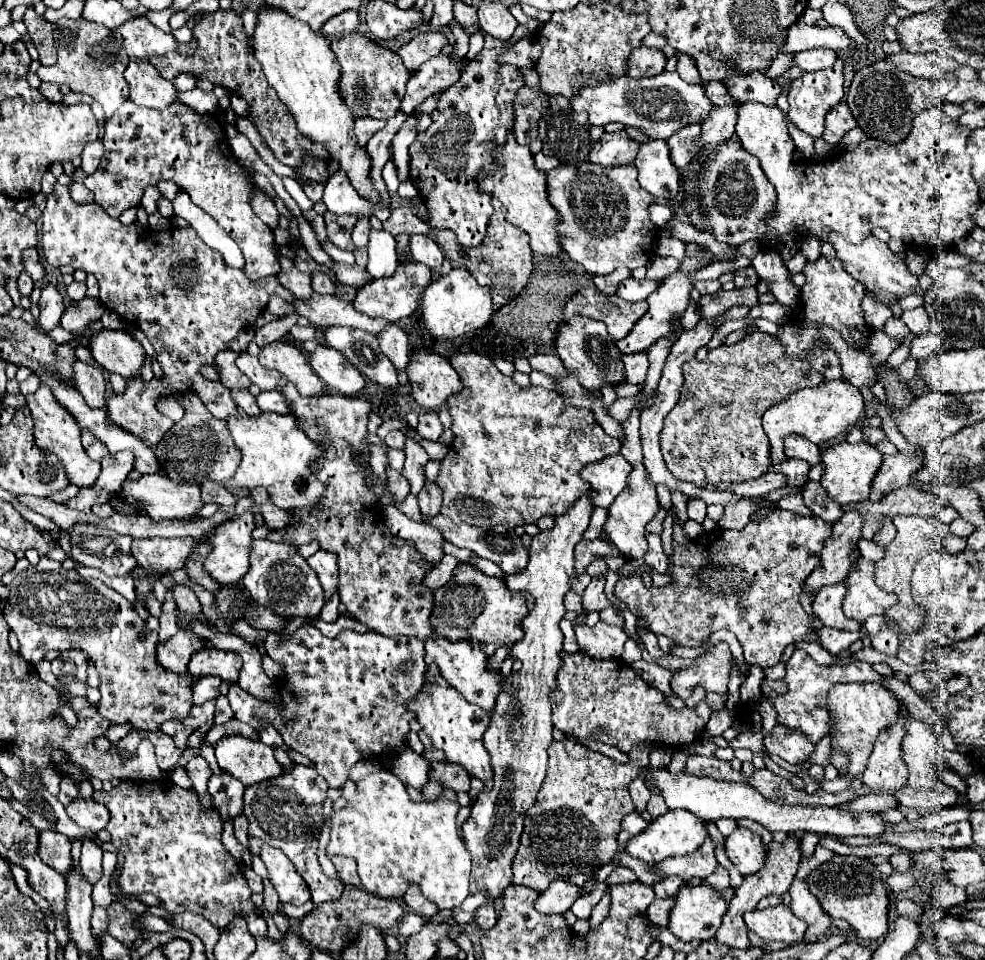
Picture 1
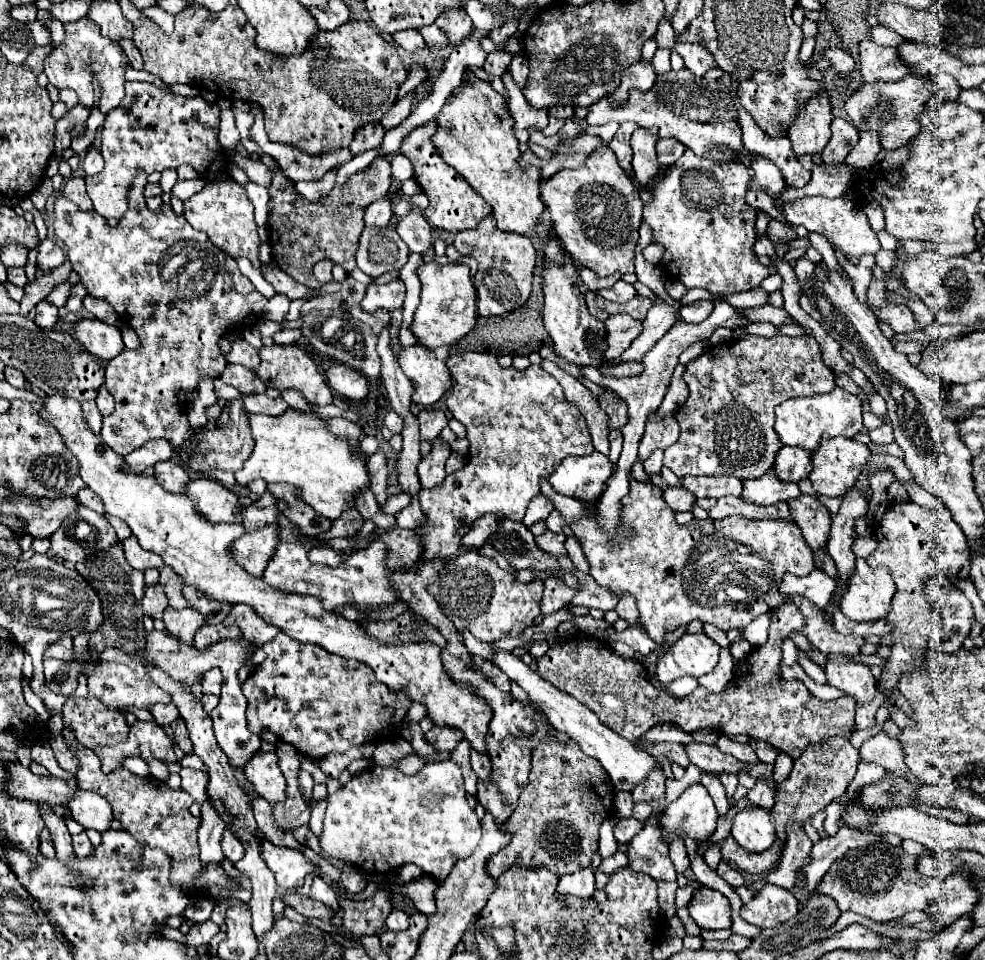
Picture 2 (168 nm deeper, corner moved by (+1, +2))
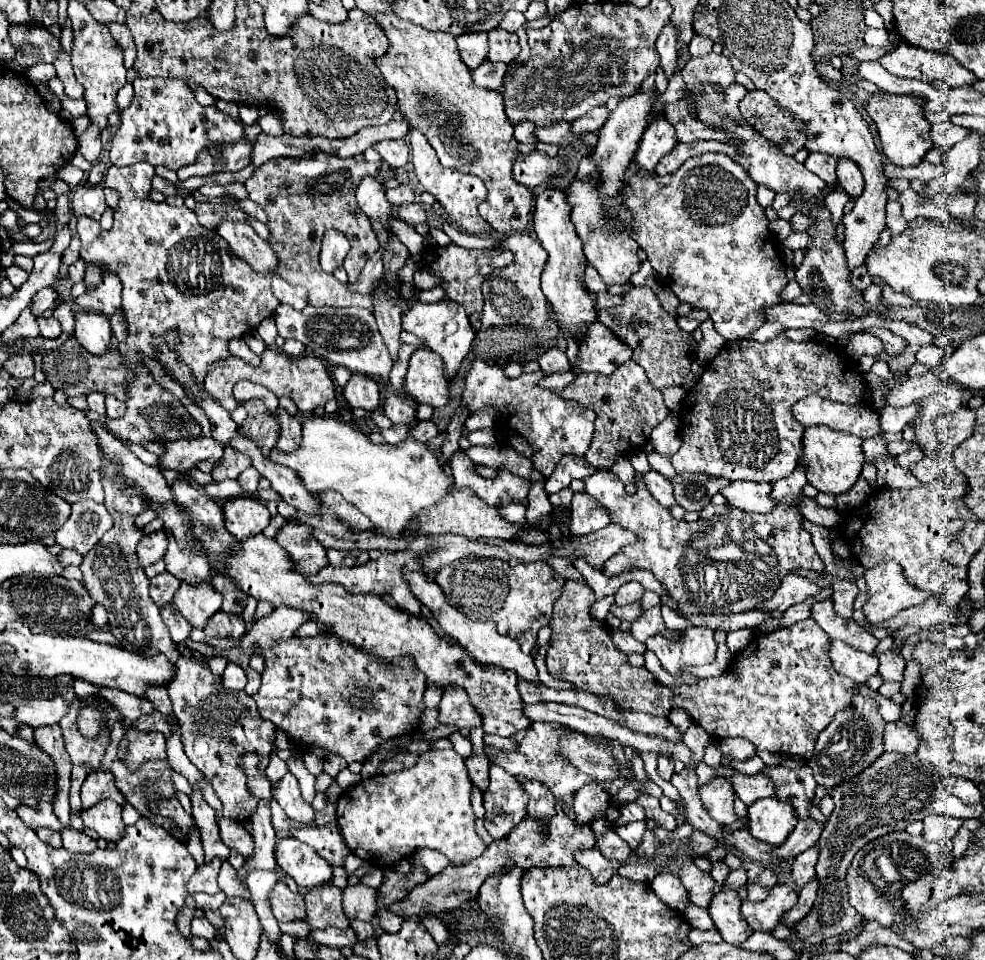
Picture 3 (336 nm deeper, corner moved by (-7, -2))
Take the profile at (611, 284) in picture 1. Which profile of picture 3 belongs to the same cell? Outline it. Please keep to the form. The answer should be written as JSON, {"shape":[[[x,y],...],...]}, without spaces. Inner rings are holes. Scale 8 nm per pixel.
{"shape":[[[592,265],[586,267],[586,273],[584,273],[584,285],[586,285],[586,289],[588,289],[590,293],[606,291],[606,285],[604,285],[602,277],[598,275],[598,271],[596,271]]]}

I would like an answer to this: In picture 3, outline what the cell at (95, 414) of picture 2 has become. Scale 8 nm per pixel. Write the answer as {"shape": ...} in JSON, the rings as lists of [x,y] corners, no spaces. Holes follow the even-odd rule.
{"shape":[[[90,393],[90,395],[88,395],[88,407],[90,407],[92,411],[96,411],[98,415],[106,415],[104,395],[102,395],[102,393]]]}

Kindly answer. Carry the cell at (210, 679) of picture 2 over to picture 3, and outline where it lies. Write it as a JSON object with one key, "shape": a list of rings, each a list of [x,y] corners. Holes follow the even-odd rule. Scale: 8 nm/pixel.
{"shape":[[[228,663],[224,675],[222,675],[222,687],[226,689],[244,689],[246,685],[246,675],[242,671],[240,665],[236,663]]]}

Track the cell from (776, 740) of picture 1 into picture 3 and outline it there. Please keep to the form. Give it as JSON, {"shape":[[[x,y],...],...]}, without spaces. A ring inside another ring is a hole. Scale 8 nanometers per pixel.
{"shape":[[[568,581],[564,585],[564,591],[554,605],[554,615],[550,621],[552,637],[550,637],[550,649],[546,653],[546,665],[548,665],[548,673],[554,679],[572,683],[576,691],[594,693],[596,697],[612,697],[618,711],[642,711],[654,717],[668,717],[668,713],[678,707],[678,709],[684,709],[712,739],[742,737],[754,743],[754,747],[760,751],[766,749],[770,753],[782,753],[782,755],[786,753],[786,755],[798,755],[802,759],[808,759],[812,755],[816,737],[828,727],[836,711],[846,709],[850,705],[850,699],[854,695],[852,687],[856,683],[848,681],[846,677],[840,677],[832,669],[830,637],[818,627],[814,619],[798,621],[788,629],[778,629],[764,637],[760,635],[752,637],[748,647],[734,657],[738,661],[734,661],[718,677],[710,677],[690,687],[688,685],[666,687],[666,685],[660,685],[646,667],[632,667],[628,663],[628,657],[614,647],[614,643],[608,637],[606,625],[600,621],[594,621],[588,615],[590,605],[594,601],[596,601],[594,593],[590,591],[586,583]]]}

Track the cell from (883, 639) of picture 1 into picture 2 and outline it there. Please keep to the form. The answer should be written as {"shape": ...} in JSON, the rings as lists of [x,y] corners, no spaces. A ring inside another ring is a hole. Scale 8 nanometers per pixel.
{"shape":[[[914,501],[890,503],[886,513],[882,515],[880,525],[876,527],[874,539],[878,545],[876,545],[876,551],[866,559],[866,563],[870,567],[888,567],[898,587],[892,599],[892,609],[886,617],[894,625],[892,653],[880,677],[880,683],[884,683],[886,699],[894,699],[890,689],[898,685],[900,675],[904,671],[918,669],[914,663],[914,655],[916,653],[920,655],[922,649],[926,649],[930,619],[932,619],[932,613],[936,613],[932,605],[928,603],[928,595],[924,593],[926,581],[938,575],[944,575],[948,579],[954,577],[968,561],[968,541],[964,537],[964,531],[954,523],[946,507],[924,509],[916,505]]]}

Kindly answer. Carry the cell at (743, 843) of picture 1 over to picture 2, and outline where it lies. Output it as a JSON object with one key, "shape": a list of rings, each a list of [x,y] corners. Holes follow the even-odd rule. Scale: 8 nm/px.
{"shape":[[[752,805],[750,809],[736,813],[732,837],[750,853],[762,853],[764,849],[770,849],[770,845],[776,841],[776,833],[772,833],[770,809]]]}

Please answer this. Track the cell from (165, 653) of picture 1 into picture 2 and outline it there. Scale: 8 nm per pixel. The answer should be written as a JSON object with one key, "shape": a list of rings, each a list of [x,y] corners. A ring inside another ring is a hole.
{"shape":[[[166,607],[164,609],[164,623],[166,623],[172,637],[190,645],[196,631],[204,625],[204,617],[200,617],[200,613],[196,613],[196,609],[192,609],[192,607],[186,607],[186,609]]]}

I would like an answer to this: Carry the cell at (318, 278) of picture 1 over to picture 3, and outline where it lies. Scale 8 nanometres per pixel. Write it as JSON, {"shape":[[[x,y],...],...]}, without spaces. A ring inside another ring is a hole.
{"shape":[[[330,229],[328,233],[324,233],[322,251],[320,251],[320,267],[322,267],[322,271],[332,275],[338,267],[342,267],[342,261],[346,257],[348,249],[350,249],[348,239],[340,231]]]}

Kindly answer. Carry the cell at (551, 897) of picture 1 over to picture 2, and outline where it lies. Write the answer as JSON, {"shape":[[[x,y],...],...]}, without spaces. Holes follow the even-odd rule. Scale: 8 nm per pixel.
{"shape":[[[586,867],[576,873],[570,873],[566,877],[560,877],[558,883],[558,893],[560,895],[574,895],[574,897],[592,897],[596,891],[596,879],[594,879],[594,869]]]}

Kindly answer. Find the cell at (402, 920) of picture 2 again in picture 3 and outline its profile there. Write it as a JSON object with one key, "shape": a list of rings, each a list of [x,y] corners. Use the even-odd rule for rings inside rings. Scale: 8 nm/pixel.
{"shape":[[[384,909],[378,913],[378,919],[380,919],[382,929],[388,931],[388,933],[398,933],[400,931],[400,925],[404,921],[404,917],[400,917],[400,915],[392,913],[392,911],[384,911]]]}

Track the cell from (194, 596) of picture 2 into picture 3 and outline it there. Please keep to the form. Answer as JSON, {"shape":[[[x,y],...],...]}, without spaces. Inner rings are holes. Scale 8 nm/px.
{"shape":[[[212,575],[210,579],[210,585],[222,593],[224,597],[224,603],[222,603],[222,611],[224,613],[232,613],[232,615],[240,615],[244,611],[244,605],[246,605],[246,599],[244,593],[240,593],[236,589],[236,585],[232,585],[232,581],[224,581],[224,577],[220,575]]]}

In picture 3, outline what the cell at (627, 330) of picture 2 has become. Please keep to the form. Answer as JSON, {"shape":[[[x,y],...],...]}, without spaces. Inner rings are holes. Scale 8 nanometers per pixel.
{"shape":[[[594,321],[594,325],[588,327],[588,333],[582,337],[578,349],[578,369],[584,373],[610,375],[632,359],[632,347],[600,321]]]}

